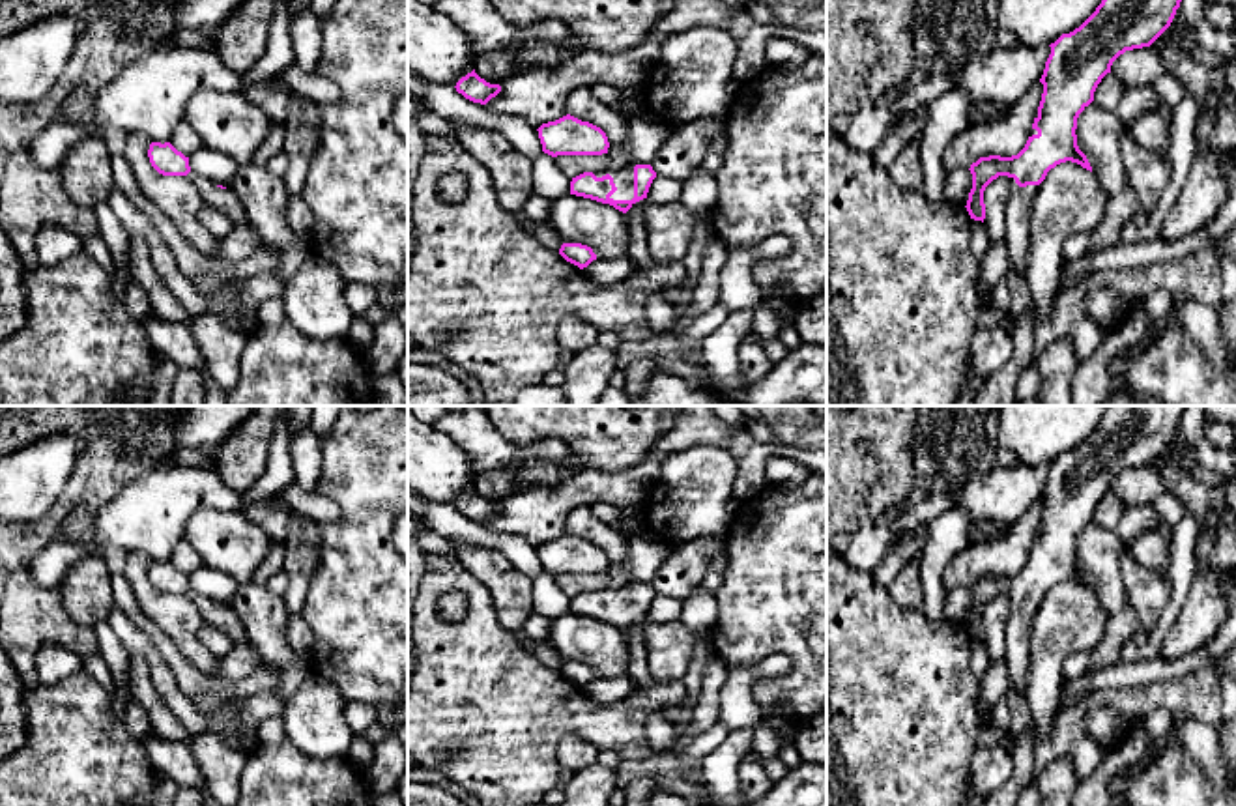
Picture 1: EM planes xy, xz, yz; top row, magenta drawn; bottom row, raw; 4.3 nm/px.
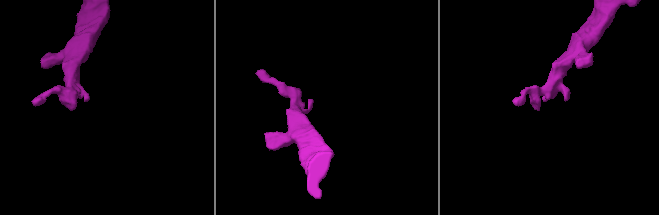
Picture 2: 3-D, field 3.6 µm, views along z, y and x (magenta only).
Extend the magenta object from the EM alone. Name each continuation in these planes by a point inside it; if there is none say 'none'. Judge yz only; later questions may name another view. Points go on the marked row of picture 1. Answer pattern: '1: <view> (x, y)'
1: yz (1016, 240)

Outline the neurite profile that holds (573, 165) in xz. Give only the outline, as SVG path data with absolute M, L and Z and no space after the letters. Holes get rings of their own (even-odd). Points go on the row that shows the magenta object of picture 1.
M608 153L602 155L557 155L559 168L572 180L583 172L610 168Z

